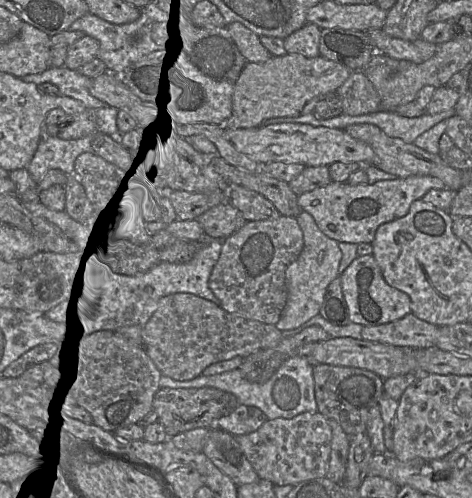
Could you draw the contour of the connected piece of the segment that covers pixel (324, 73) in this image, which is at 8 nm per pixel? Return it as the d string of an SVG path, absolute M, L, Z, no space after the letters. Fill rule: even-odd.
M286 53L265 62L249 62L235 83L233 113L226 125L253 128L268 119L312 113L316 103L326 94L335 92L350 74L347 67L321 55L309 58Z

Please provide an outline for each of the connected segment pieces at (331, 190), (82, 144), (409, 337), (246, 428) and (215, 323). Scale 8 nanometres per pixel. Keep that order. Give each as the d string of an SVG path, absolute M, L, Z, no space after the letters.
M420 175L359 185L331 181L325 186L299 194L297 203L313 217L319 229L329 238L337 242L371 243L381 224L405 216L411 203L422 199L431 189L447 188L439 178Z
M91 136L73 140L43 137L27 170L37 184L50 170L71 175L74 174L76 158L85 152L91 152Z
M410 312L393 322L364 326L361 338L400 347L428 348L435 346L440 327L421 320Z
M239 405L219 418L215 426L234 436L242 436L257 431L266 421L266 415L259 408Z
M175 293L161 298L158 308L141 331L141 345L161 374L179 381L203 375L202 372L212 364L236 356L245 358L261 349L274 347L282 339L283 333L275 325L232 314L220 305L191 293Z

